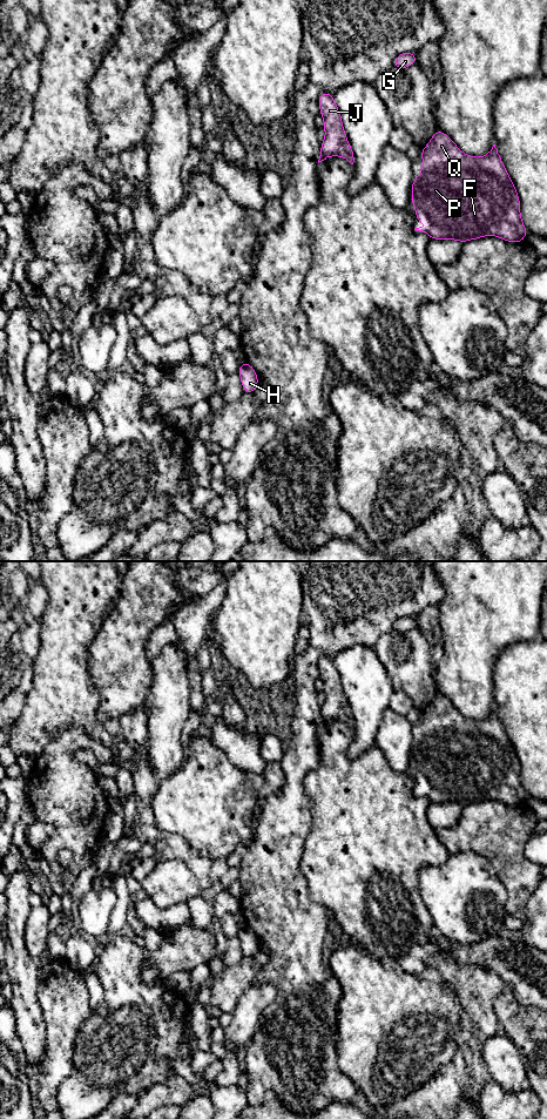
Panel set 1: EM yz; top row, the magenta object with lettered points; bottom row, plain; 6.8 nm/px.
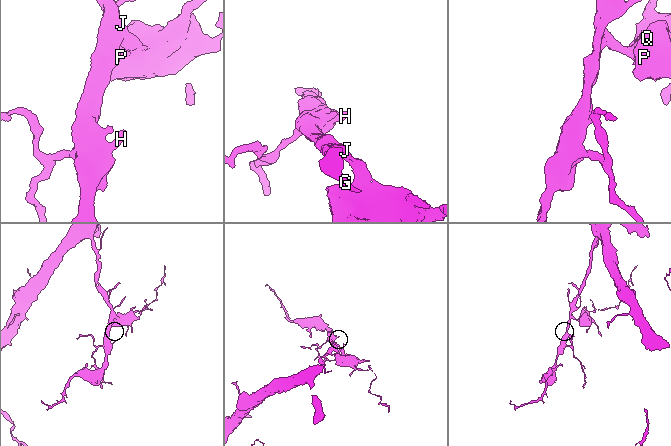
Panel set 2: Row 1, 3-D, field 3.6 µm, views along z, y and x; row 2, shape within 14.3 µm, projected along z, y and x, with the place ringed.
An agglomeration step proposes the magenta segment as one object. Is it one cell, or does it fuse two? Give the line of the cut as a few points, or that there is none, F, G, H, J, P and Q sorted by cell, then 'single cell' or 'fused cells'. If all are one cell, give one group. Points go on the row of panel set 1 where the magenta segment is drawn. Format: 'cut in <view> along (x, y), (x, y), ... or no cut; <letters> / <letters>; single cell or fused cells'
no cut; F G H J P Q; single cell

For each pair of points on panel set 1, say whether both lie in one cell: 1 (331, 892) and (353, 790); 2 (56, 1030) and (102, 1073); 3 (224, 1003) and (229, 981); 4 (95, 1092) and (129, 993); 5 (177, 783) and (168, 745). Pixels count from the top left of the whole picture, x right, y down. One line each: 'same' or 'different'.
1: same
2: different
3: same
4: same
5: different

